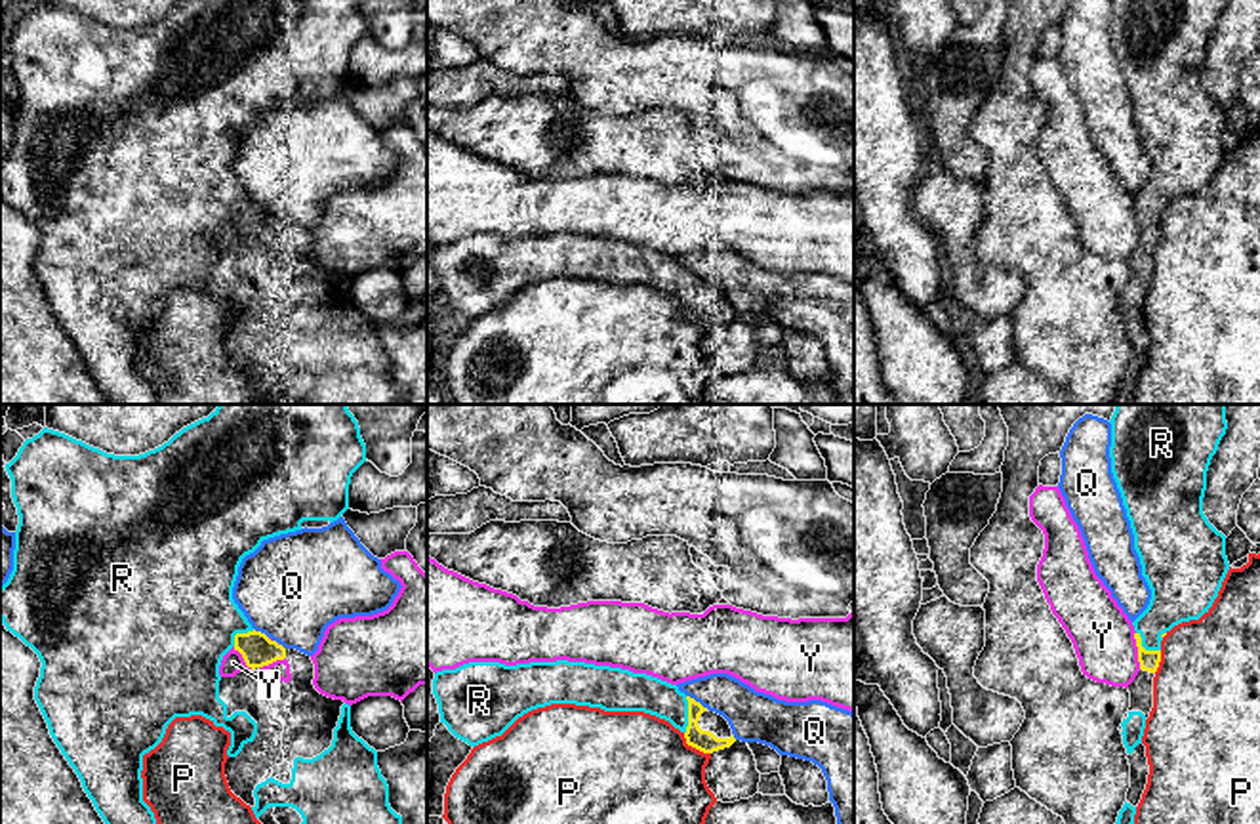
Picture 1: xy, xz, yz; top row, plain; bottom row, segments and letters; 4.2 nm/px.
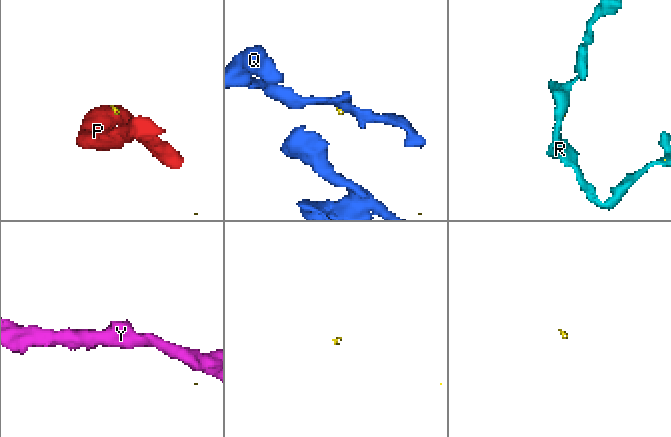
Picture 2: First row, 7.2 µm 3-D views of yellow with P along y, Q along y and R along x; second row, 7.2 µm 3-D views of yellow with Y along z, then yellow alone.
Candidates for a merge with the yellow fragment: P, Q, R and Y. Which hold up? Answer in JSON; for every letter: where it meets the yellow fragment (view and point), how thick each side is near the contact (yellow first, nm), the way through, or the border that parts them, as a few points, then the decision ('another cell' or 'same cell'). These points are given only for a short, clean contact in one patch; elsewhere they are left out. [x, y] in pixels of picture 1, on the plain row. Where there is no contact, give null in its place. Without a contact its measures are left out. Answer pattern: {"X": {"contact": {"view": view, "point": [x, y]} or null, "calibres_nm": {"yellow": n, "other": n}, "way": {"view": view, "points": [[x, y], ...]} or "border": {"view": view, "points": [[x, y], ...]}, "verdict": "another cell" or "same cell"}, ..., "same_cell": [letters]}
{"P": {"contact": {"view": "xz", "point": [694, 319]}, "calibres_nm": {"yellow": 90, "other": 480}, "verdict": "another cell"}, "Q": {"contact": {"view": "xz", "point": [698, 275]}, "calibres_nm": {"yellow": 90, "other": 220}, "verdict": "another cell"}, "R": {"contact": {"view": "xz", "point": [689, 288]}, "calibres_nm": {"yellow": 90, "other": 160}, "verdict": "same cell"}, "Y": {"contact": {"view": "yz", "point": [1138, 224]}, "calibres_nm": {"yellow": 80, "other": 260}, "verdict": "another cell"}, "same_cell": ["R"]}

